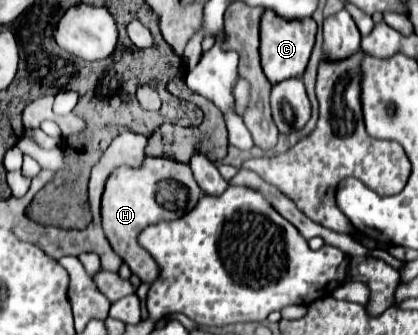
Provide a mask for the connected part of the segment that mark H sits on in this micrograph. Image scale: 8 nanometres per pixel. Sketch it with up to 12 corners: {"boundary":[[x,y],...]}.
{"boundary":[[147,157],[107,181],[101,213],[115,253],[159,277],[139,233],[193,211],[189,165]]}

